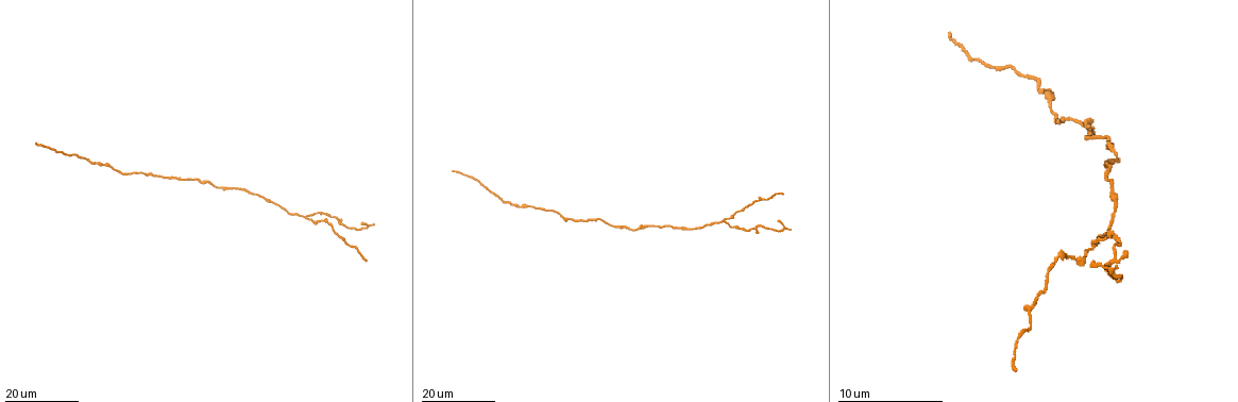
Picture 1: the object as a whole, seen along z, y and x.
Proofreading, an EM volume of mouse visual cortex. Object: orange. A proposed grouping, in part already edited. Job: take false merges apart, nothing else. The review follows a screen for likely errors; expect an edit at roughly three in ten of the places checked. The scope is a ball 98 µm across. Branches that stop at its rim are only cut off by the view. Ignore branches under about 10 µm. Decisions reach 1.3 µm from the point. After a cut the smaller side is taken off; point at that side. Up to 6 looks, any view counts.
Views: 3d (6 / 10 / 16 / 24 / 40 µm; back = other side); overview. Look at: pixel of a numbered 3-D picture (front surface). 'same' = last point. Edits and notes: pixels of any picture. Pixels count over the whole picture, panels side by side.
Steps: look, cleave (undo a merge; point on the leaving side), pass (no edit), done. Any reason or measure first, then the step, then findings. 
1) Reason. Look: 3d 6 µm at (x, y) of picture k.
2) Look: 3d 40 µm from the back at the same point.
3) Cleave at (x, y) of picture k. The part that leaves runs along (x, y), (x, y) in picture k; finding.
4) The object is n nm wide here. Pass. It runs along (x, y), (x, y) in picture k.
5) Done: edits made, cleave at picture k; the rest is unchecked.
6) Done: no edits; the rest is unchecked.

Calibre changes. Look: 3d 16 µm at (262, 199) of picture 1.

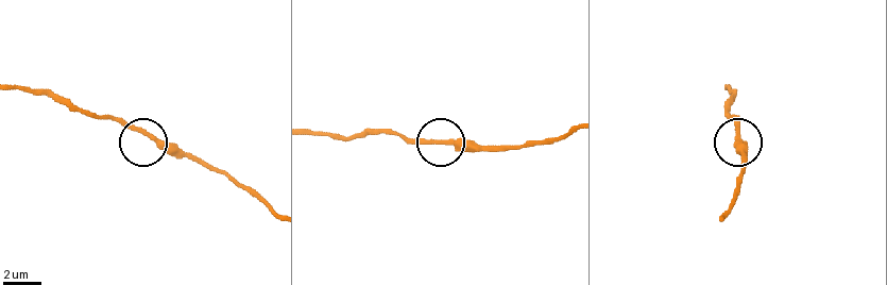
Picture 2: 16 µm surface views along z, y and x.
Zoom in. Look: 3d 6 µm at (444, 142) of picture 2.

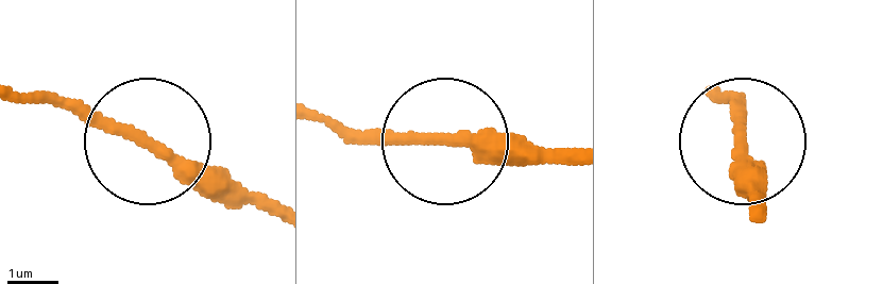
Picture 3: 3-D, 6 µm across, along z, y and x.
Pass. It runs along (27, 95), (103, 112), (251, 200) in picture 3; one cell here.

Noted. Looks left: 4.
Three-way junction. Look: 3d 16 µm at (756, 230) of picture 1.

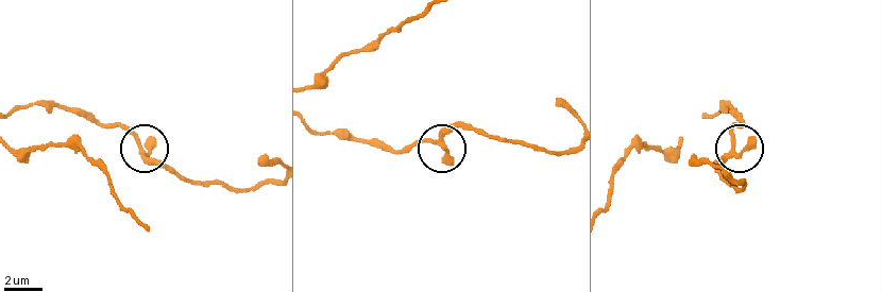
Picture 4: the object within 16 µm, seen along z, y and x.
Look: 3d 10 µm at (136, 140) of picture 4.

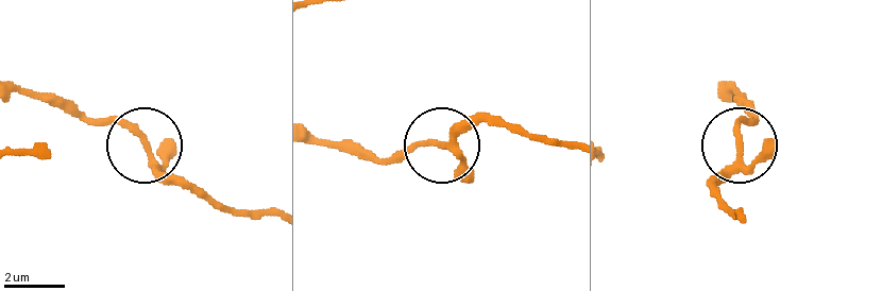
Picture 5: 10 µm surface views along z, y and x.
Pass. It runs along (727, 91), (749, 119), (711, 195) in picture 5; all the same cell.

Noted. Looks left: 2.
A fork. Look: 3d 24 µm at (306, 217) of picture 1.

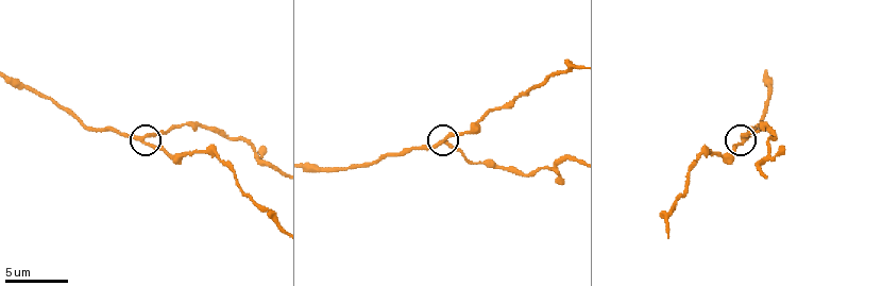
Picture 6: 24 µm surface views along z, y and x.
Closer look. Look: 3d 6 µm at (442, 142) of picture 6.

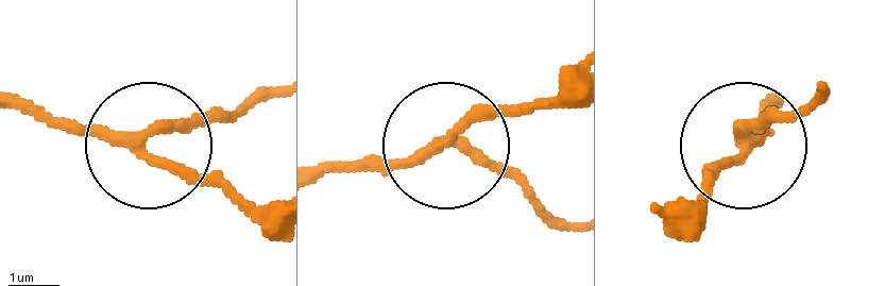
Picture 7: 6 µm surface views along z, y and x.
The object is 190 nm wide here. Pass. It runs along (27, 113), (154, 134), (276, 91) in picture 7; all the same cell.

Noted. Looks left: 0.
Done: no edits; the rest is unchecked.

